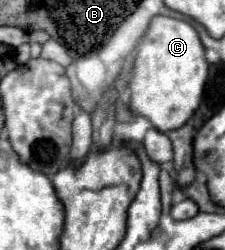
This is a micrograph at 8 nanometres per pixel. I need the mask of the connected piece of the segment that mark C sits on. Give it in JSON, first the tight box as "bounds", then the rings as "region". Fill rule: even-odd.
{"bounds":[130,16,208,132],"region":[[[154,16],[134,58],[130,108],[140,116],[146,116],[160,132],[176,130],[184,126],[200,106],[207,78],[208,62],[194,26],[186,20]]]}

